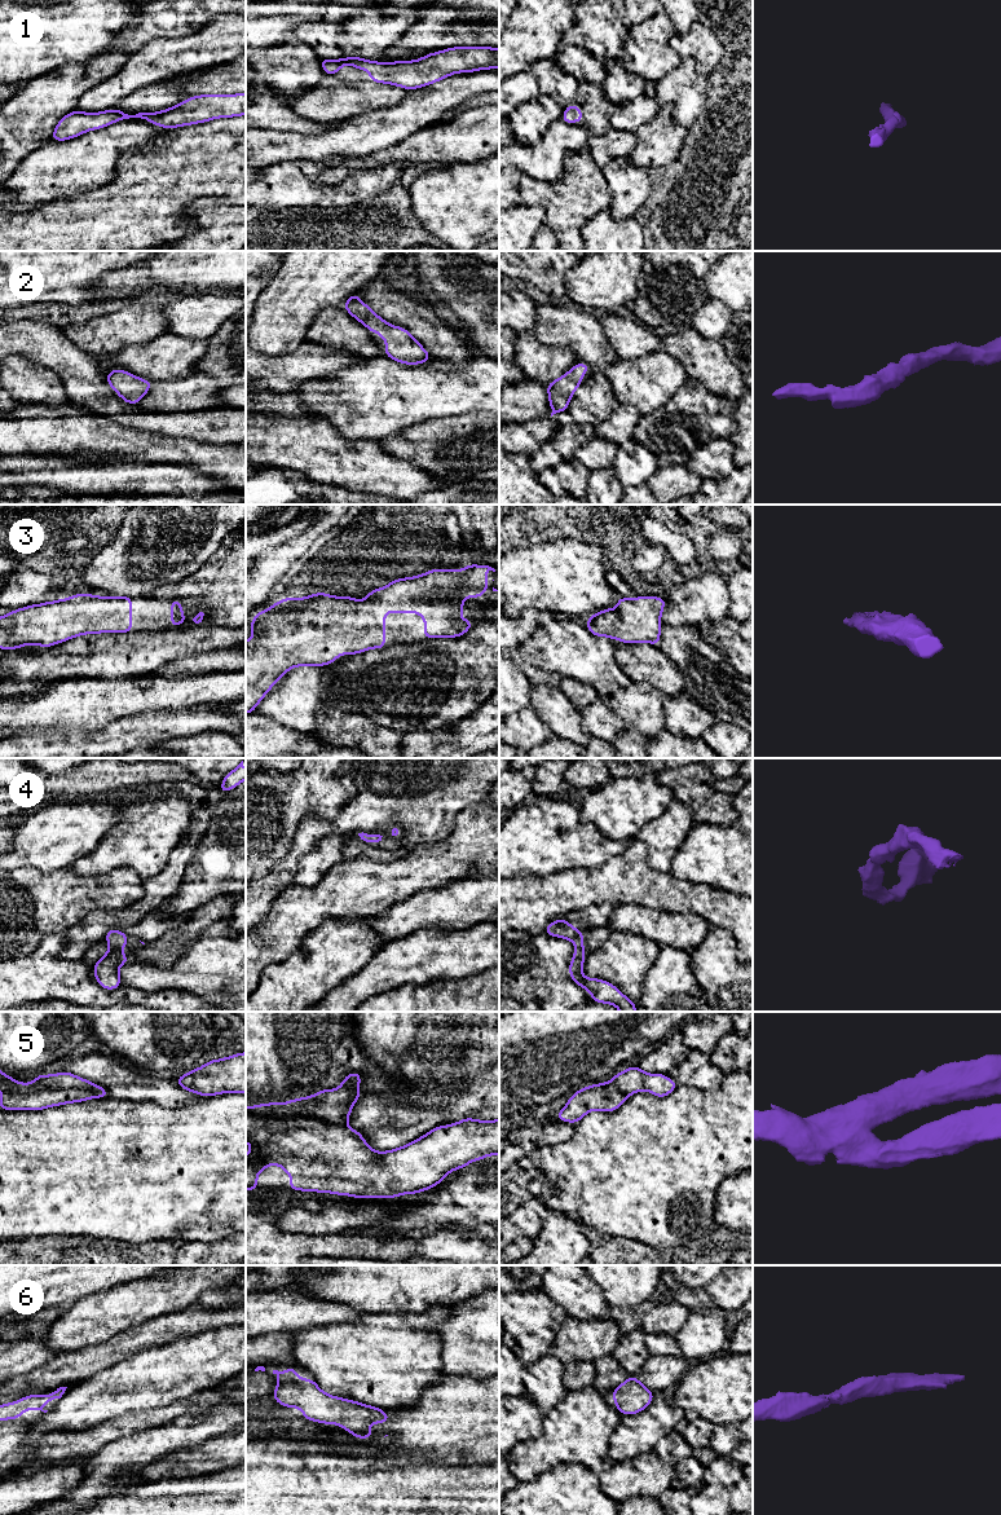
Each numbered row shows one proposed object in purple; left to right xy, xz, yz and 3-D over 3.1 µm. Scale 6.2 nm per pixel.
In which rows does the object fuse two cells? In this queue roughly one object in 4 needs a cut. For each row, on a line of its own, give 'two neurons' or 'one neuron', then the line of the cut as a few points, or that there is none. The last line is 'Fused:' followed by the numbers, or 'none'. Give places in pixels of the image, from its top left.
1: one neuron | no cut
2: one neuron | no cut
3: one neuron | no cut
4: one neuron | no cut
5: two neurons | xz (246, 1113), (269, 1128), (299, 1128), (316, 1123), (344, 1126)
6: one neuron | no cut
Fused: 5

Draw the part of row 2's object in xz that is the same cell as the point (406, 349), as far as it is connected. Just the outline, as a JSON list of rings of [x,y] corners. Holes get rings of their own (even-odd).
[[[357,292],[344,303],[344,309],[371,332],[379,332],[385,344],[387,357],[406,365],[419,365],[429,361],[431,354],[414,339],[405,327],[392,326],[379,317],[367,304],[360,300]]]

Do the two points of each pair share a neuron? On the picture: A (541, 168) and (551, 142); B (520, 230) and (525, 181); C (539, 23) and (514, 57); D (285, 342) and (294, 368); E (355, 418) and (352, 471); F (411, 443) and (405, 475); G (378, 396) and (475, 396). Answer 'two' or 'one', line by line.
A: one
B: two
C: one
D: two
E: two
F: two
G: one

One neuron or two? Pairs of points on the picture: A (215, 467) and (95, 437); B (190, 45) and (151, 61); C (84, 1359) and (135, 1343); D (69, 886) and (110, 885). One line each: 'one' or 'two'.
A: one
B: one
C: one
D: one

